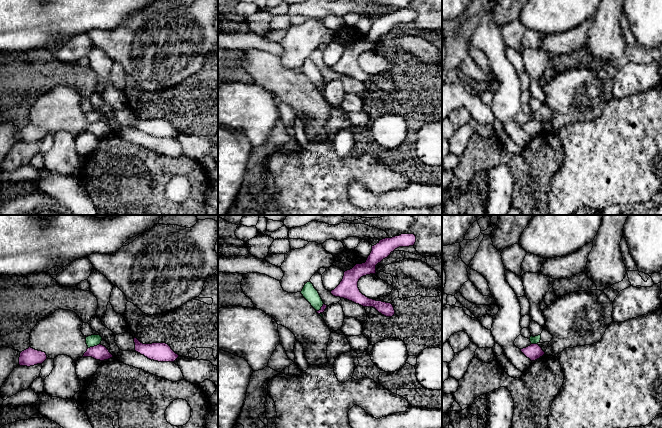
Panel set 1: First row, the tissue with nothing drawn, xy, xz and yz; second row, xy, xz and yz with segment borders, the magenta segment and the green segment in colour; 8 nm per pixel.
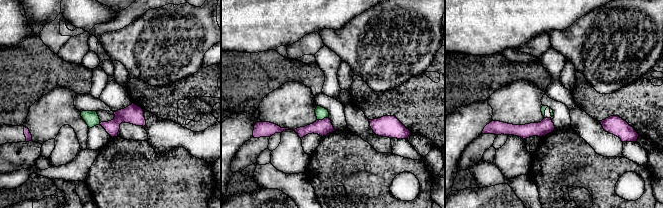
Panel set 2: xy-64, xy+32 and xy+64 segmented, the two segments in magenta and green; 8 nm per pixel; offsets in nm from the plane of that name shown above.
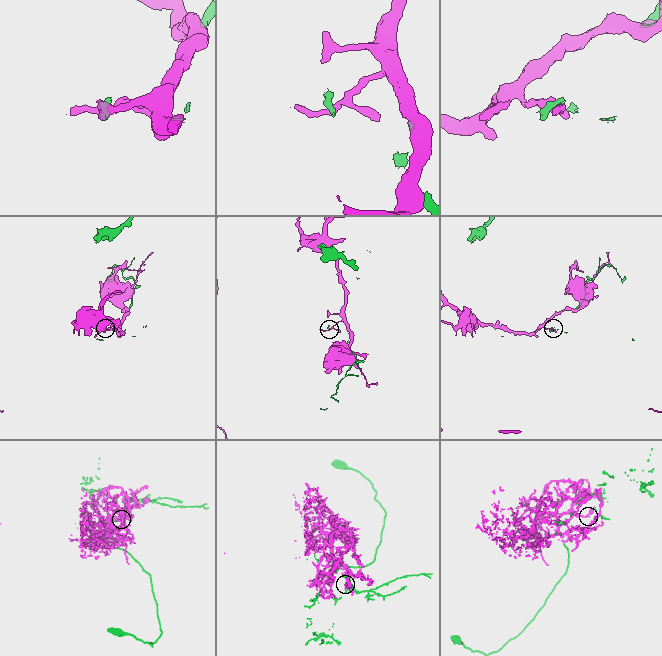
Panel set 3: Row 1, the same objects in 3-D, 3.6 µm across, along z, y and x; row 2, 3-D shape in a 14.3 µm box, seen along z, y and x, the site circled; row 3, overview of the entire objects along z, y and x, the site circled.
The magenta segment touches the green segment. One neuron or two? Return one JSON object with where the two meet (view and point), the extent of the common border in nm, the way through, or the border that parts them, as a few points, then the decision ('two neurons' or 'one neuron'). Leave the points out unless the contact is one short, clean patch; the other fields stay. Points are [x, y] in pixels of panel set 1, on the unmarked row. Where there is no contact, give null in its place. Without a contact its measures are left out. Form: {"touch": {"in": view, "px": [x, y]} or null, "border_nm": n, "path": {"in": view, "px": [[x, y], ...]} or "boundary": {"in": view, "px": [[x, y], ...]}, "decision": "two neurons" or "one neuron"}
{"touch": {"in": "xy", "px": [94, 122]}, "border_nm": 110, "decision": "two neurons"}

